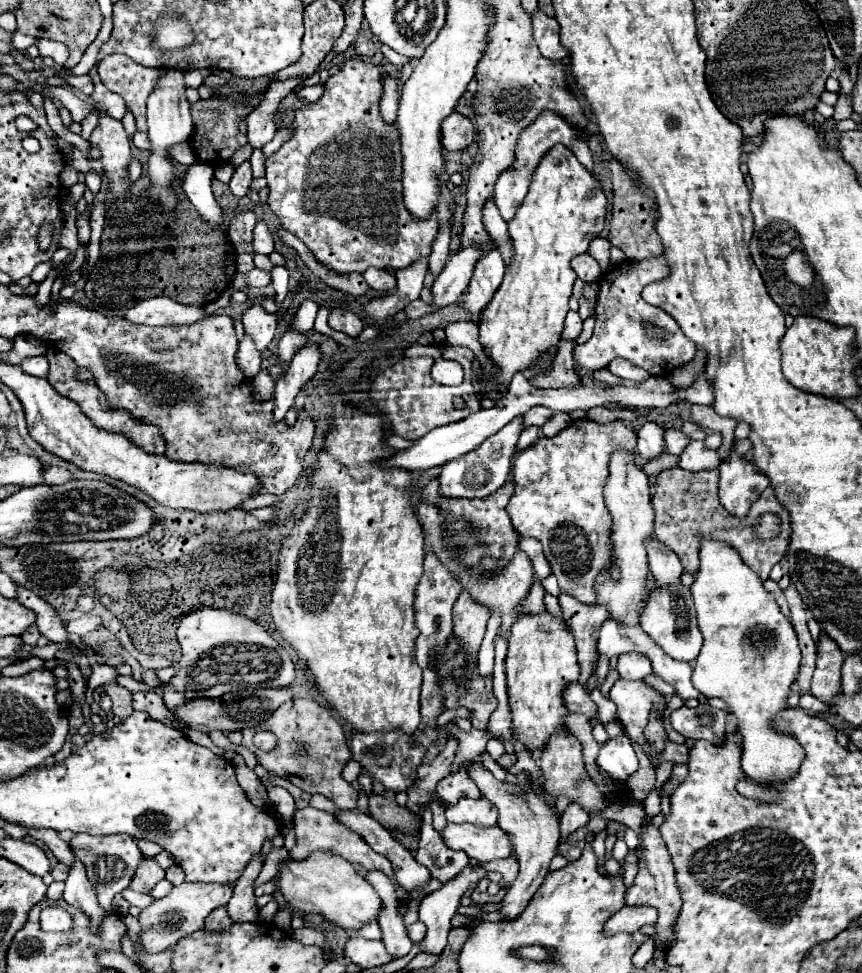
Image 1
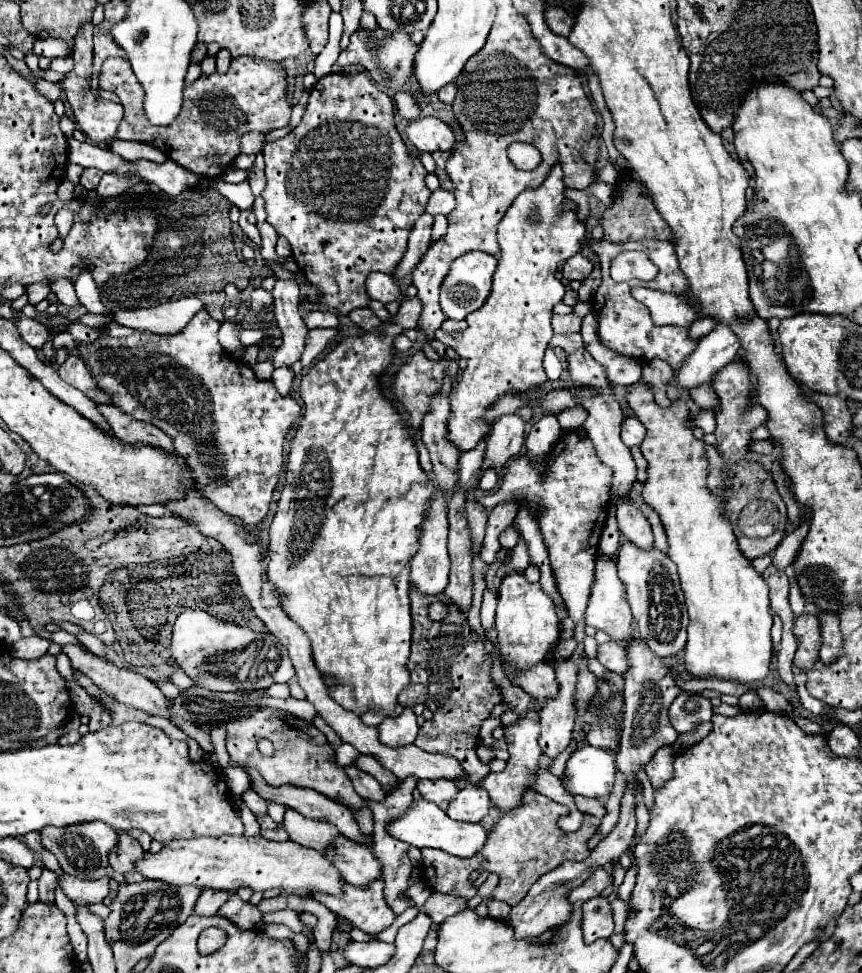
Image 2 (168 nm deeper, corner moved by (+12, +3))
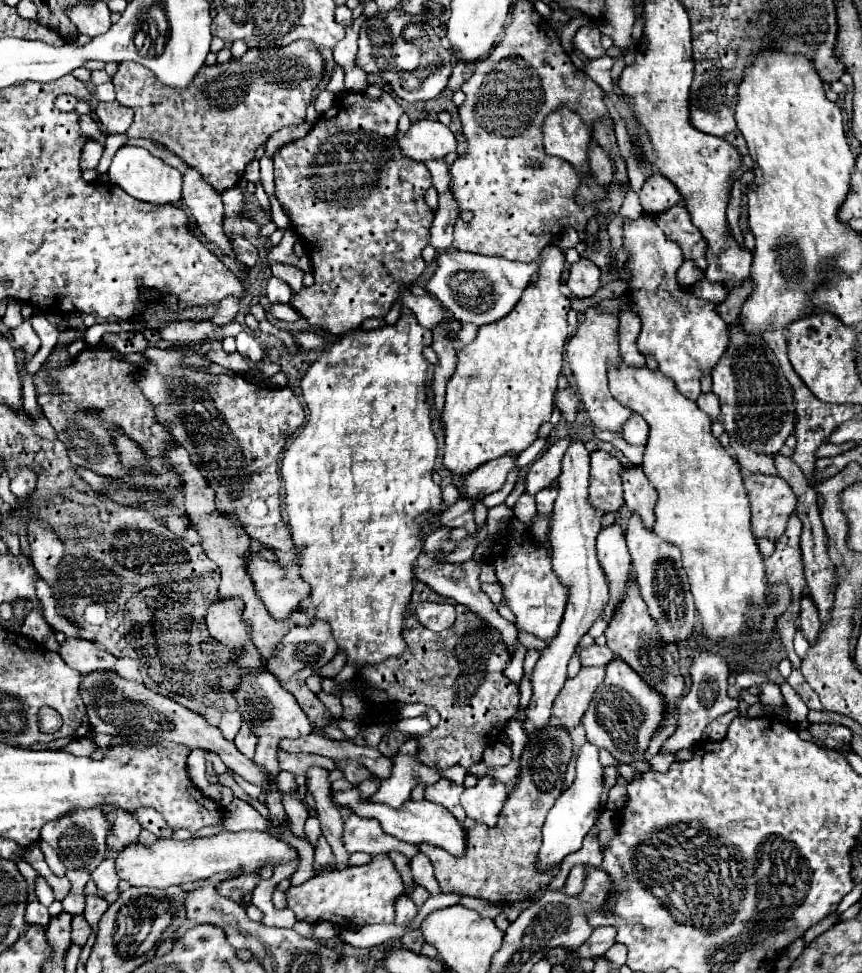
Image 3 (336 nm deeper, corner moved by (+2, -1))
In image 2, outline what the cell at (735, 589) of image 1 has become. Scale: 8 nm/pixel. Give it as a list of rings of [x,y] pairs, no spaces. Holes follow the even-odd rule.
[[[638,381],[626,395],[636,417],[646,427],[646,437],[640,445],[648,461],[648,479],[642,489],[644,501],[660,515],[662,525],[668,535],[668,557],[676,563],[682,591],[686,597],[686,607],[690,615],[688,643],[686,643],[686,671],[696,679],[726,679],[734,683],[756,683],[764,681],[770,673],[770,661],[774,655],[774,643],[770,637],[772,613],[768,599],[768,585],[762,575],[756,573],[752,563],[740,553],[736,535],[722,515],[722,499],[712,495],[706,487],[706,459],[704,441],[696,439],[692,431],[684,425],[688,419],[688,409],[682,403],[674,403],[670,409],[660,407],[652,393],[644,389]]]

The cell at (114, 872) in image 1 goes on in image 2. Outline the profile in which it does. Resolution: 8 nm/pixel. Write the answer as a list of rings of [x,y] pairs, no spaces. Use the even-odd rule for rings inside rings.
[[[94,821],[88,825],[70,825],[68,829],[48,827],[48,829],[42,829],[42,845],[56,855],[56,859],[60,861],[60,867],[66,873],[78,879],[102,879],[110,865],[108,857],[118,845],[118,833],[100,821]]]

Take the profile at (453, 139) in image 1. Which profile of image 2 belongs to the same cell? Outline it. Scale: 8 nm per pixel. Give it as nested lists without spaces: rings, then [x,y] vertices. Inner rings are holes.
[[[422,117],[406,127],[406,135],[418,151],[450,151],[454,147],[454,131],[438,117]]]

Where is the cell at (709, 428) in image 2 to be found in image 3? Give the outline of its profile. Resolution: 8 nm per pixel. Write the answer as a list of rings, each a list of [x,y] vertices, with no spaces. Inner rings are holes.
[[[702,393],[696,403],[698,403],[698,407],[700,407],[702,411],[706,411],[712,419],[718,419],[718,417],[720,417],[720,405],[718,405],[718,397],[716,397],[714,393]]]

